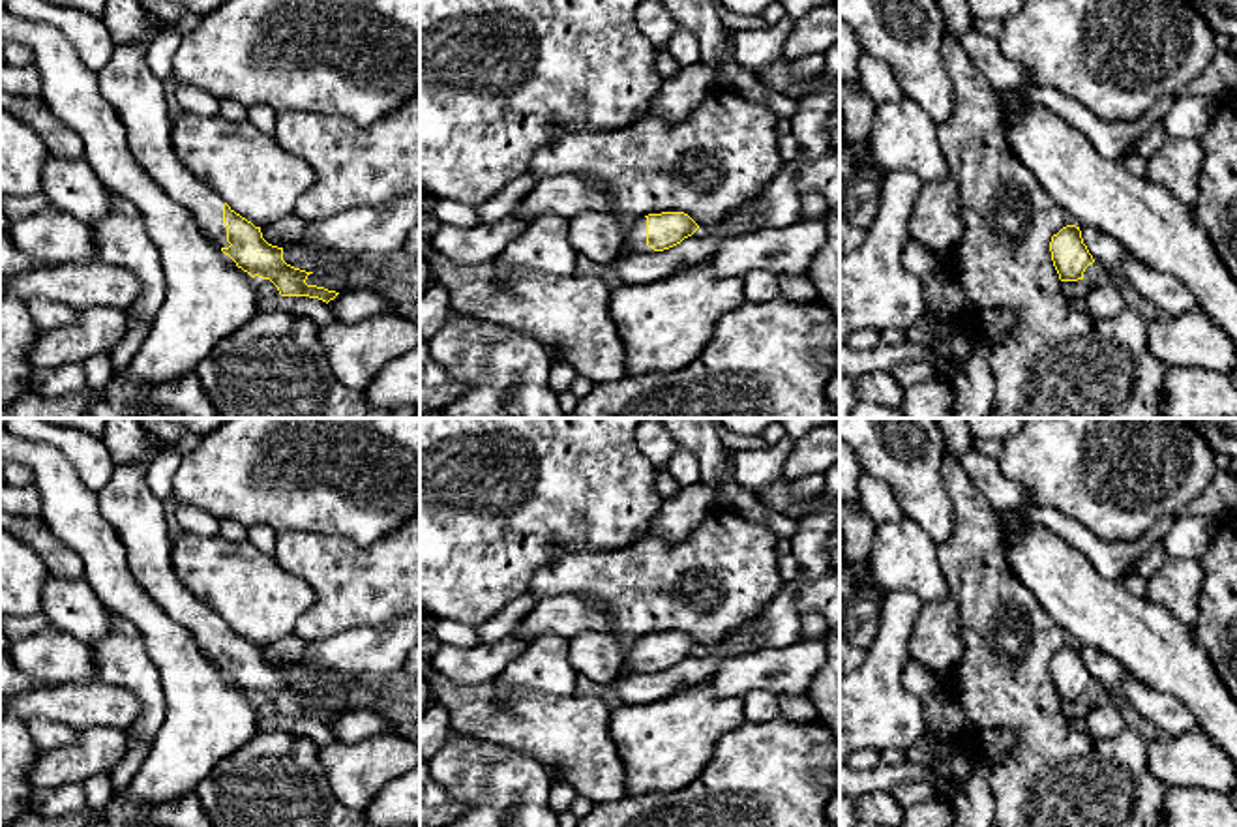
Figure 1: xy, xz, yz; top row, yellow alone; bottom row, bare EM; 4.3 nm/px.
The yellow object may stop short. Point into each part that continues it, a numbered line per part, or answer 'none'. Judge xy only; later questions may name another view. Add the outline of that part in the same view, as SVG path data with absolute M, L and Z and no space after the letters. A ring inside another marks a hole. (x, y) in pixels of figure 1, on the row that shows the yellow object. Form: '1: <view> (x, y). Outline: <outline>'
1: xy (126, 81). Outline: M116 45L97 73L97 88L124 124L137 163L193 216L216 248L229 248L225 201L187 171L172 148L165 86L148 66L148 45Z

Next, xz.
1: xz (636, 239). Outline: M635 216L628 219L628 233L624 240L626 253L652 253L647 246L647 218Z

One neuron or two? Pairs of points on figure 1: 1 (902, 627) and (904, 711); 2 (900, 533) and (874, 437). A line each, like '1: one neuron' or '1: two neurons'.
1: one neuron
2: two neurons

